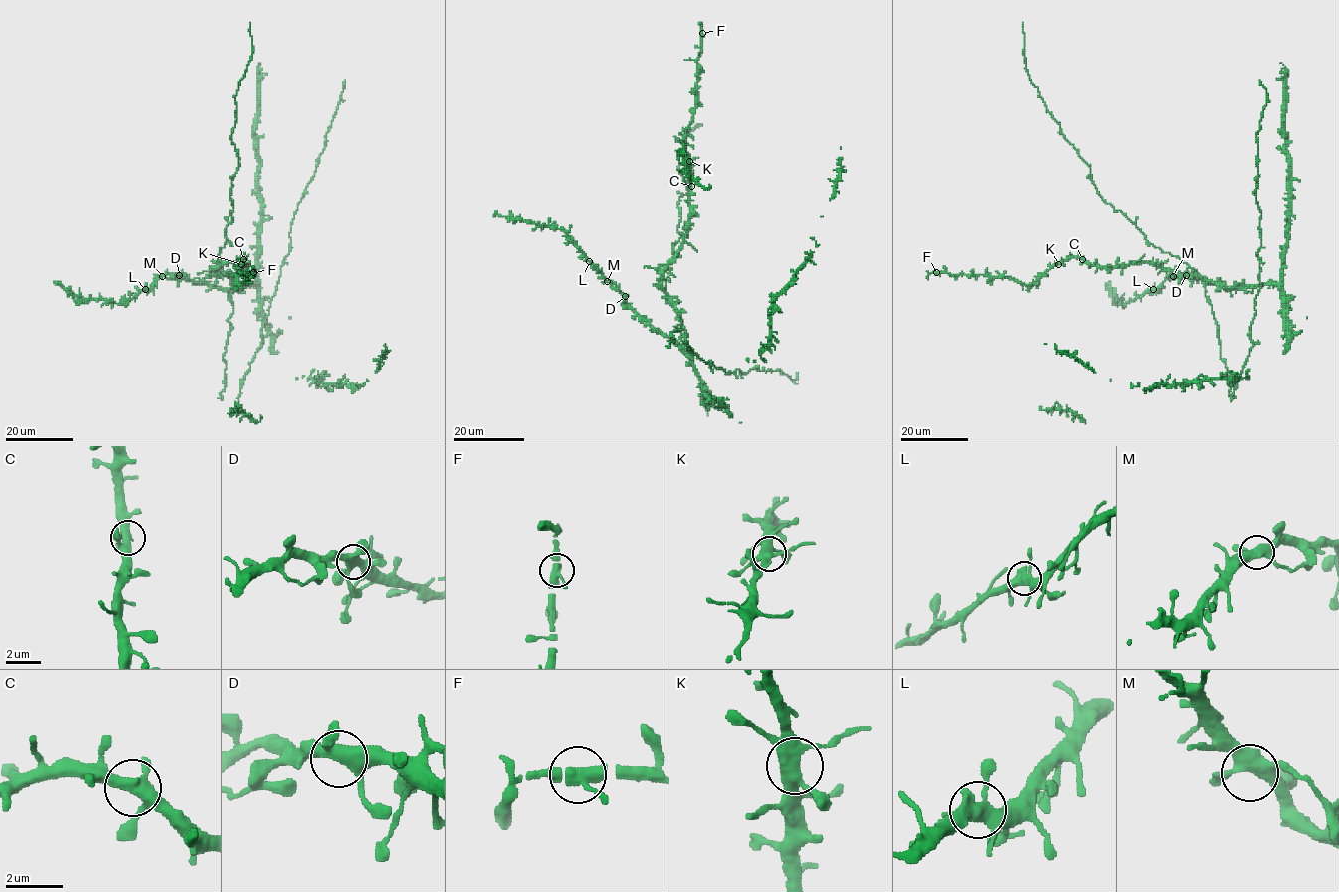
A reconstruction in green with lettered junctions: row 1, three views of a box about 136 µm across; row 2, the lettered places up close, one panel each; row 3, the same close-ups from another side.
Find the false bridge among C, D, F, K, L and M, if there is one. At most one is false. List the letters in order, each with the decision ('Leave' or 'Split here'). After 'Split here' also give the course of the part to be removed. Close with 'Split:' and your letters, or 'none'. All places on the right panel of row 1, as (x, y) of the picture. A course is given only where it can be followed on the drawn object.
C: Leave
D: Leave
F: Leave
K: Leave
L: Leave
M: Leave
Split: none

